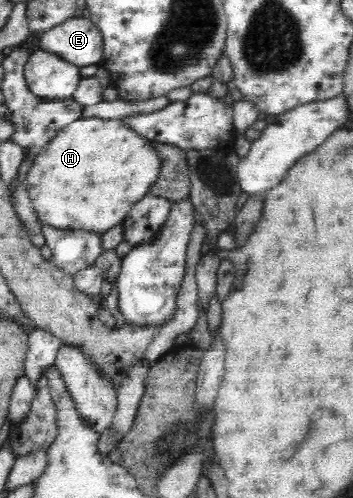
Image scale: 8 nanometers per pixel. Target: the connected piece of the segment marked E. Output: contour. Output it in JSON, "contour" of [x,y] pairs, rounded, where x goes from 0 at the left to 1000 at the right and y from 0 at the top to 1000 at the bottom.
{"contour":[[[204,34],[116,66],[110,96],[227,137],[261,129],[280,133],[292,76],[255,36]]]}

